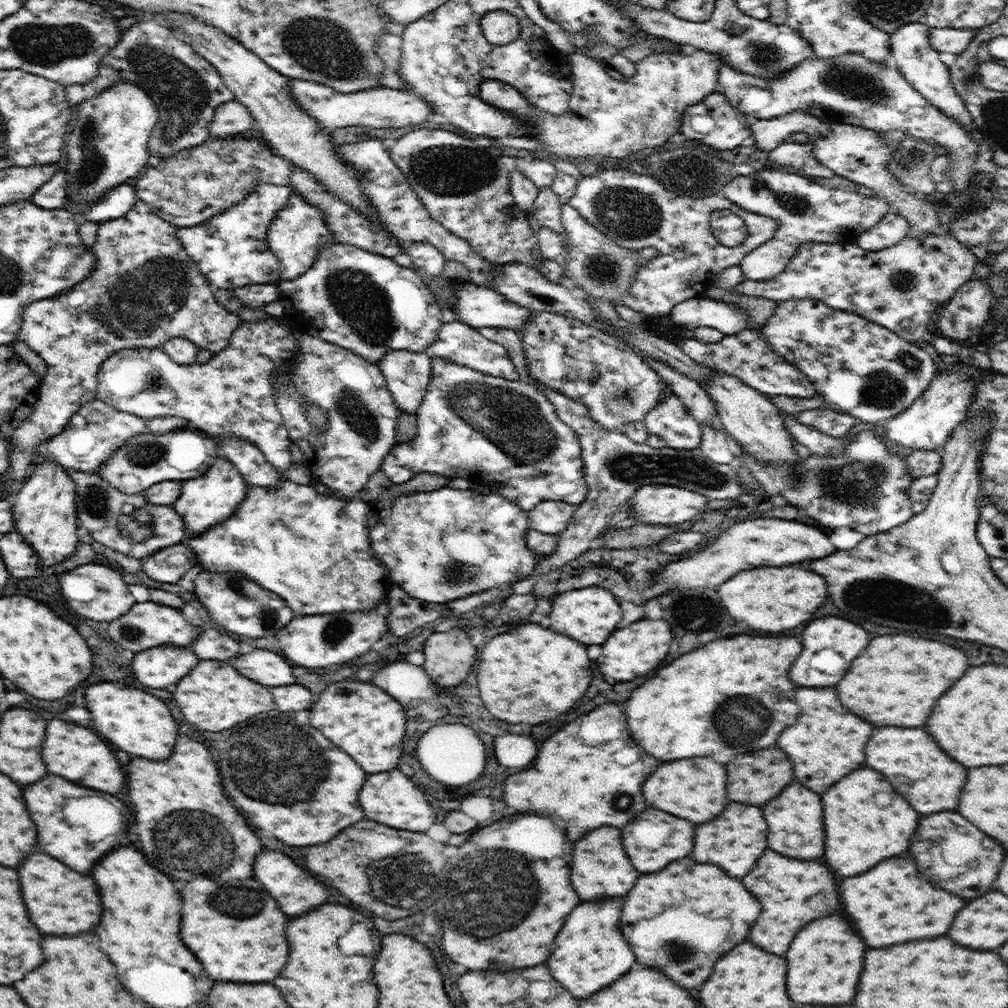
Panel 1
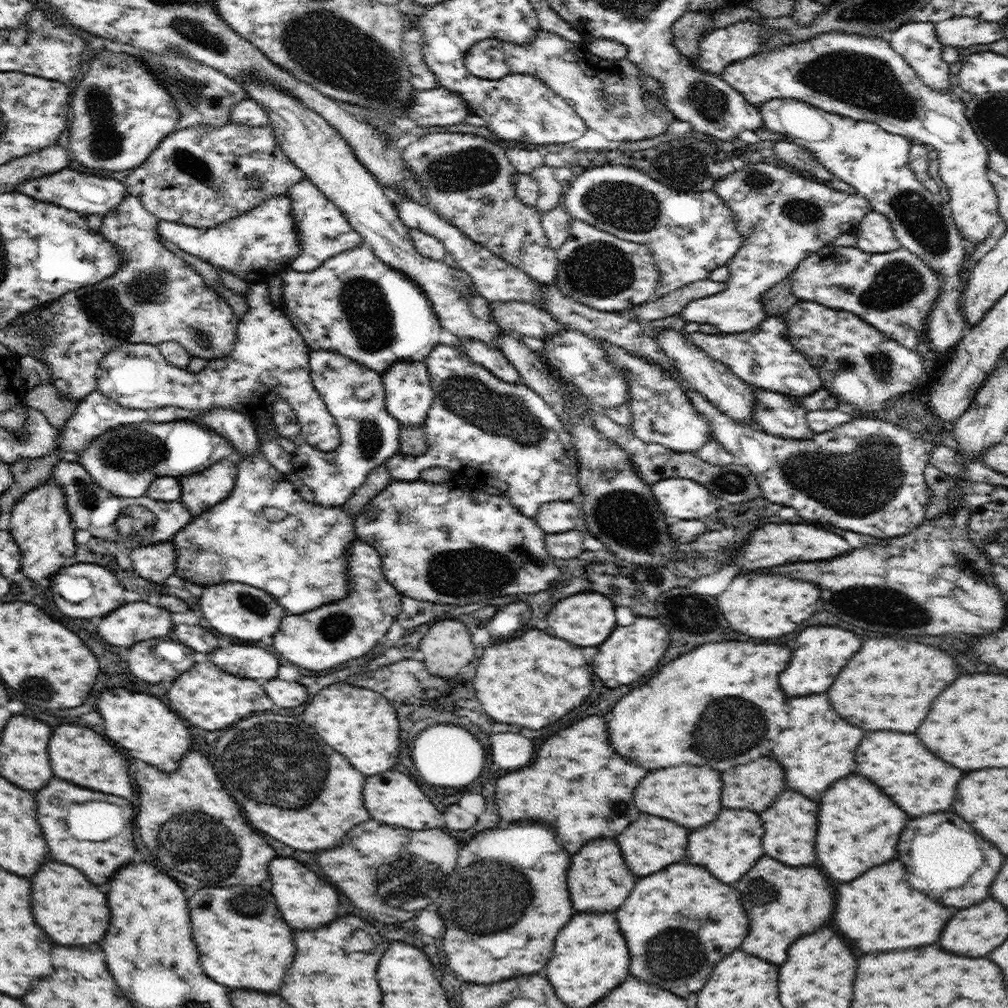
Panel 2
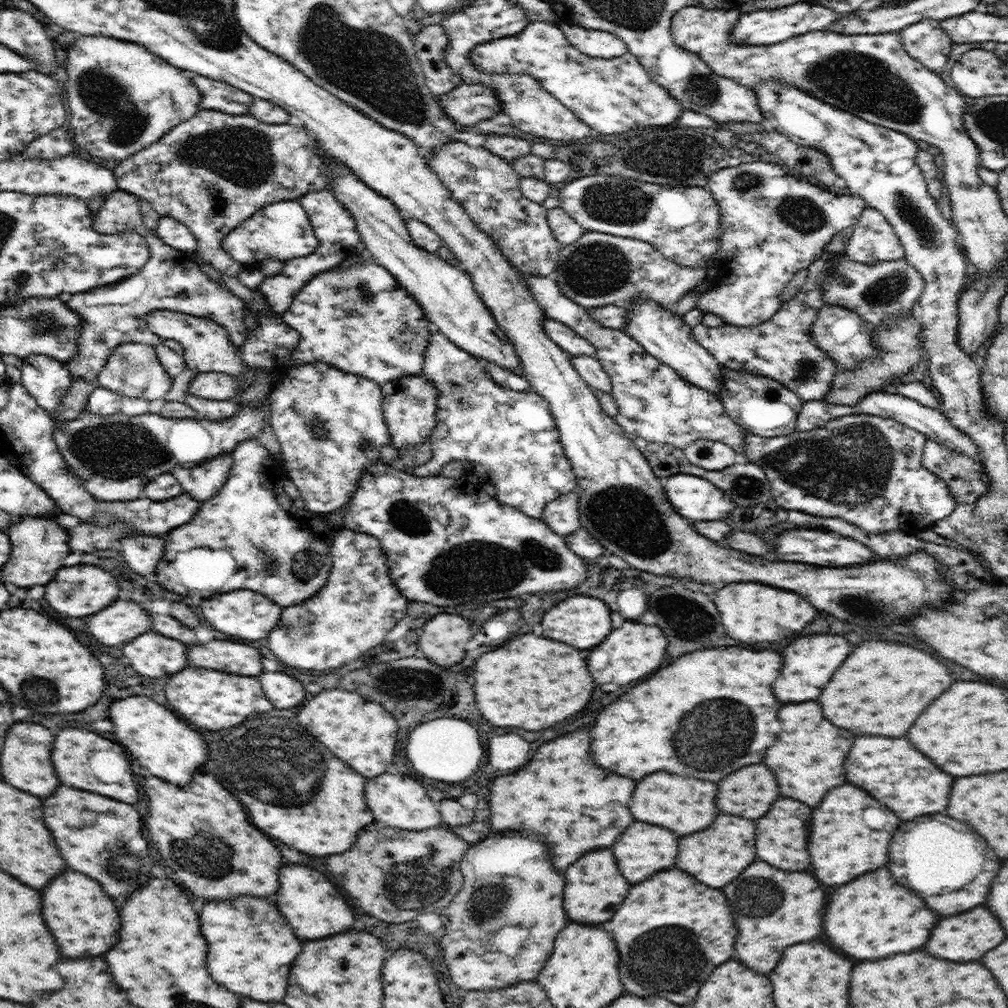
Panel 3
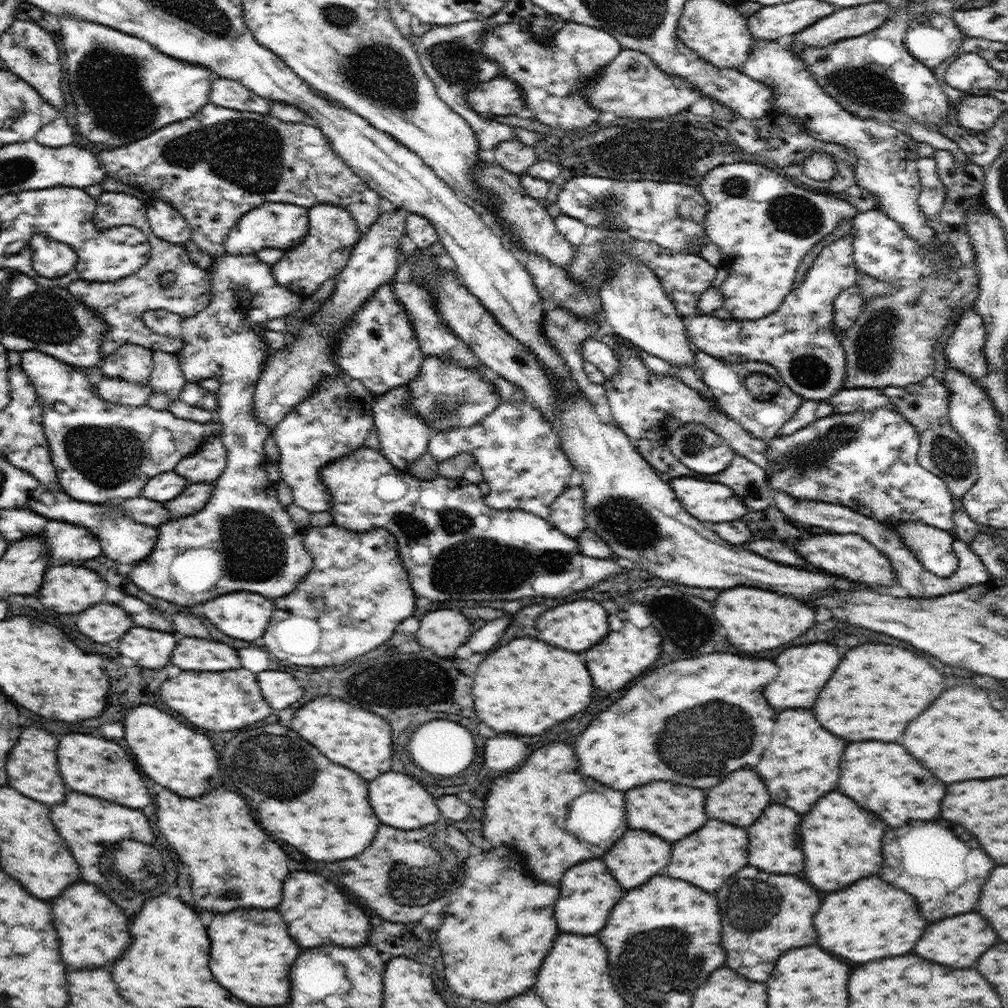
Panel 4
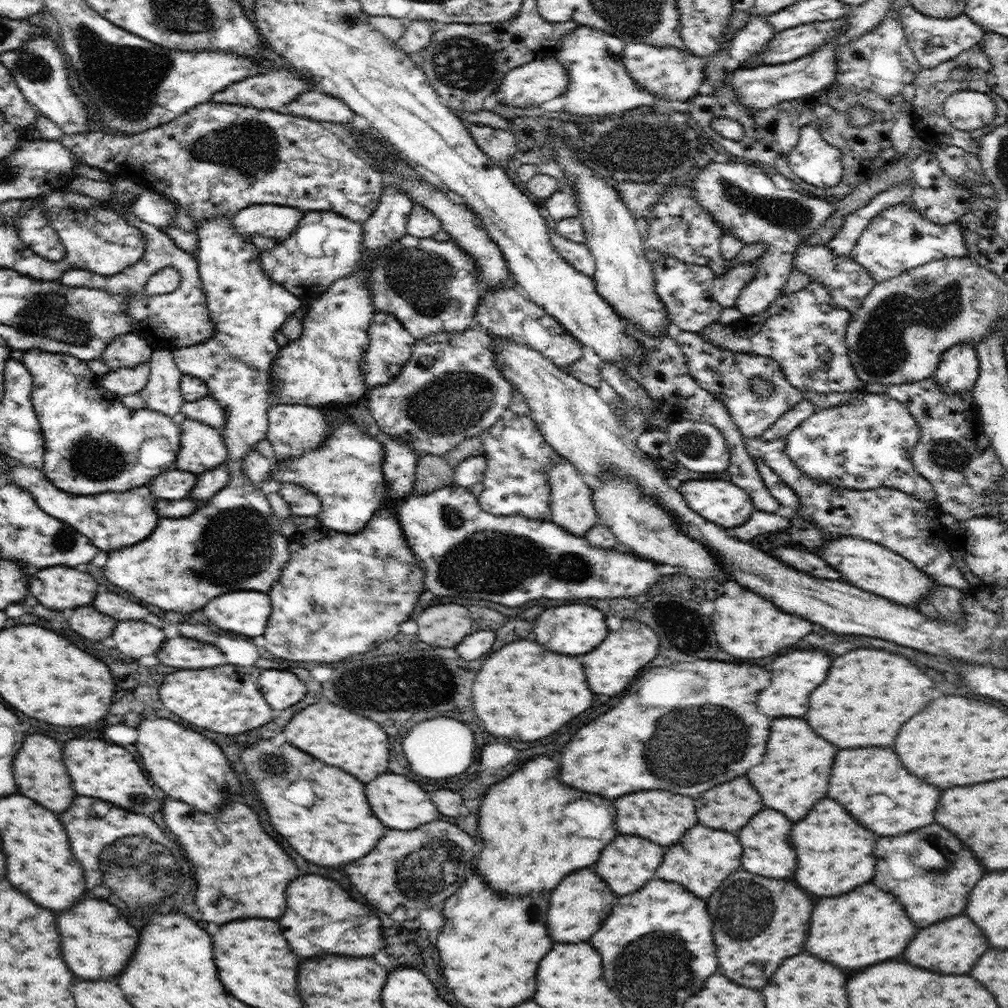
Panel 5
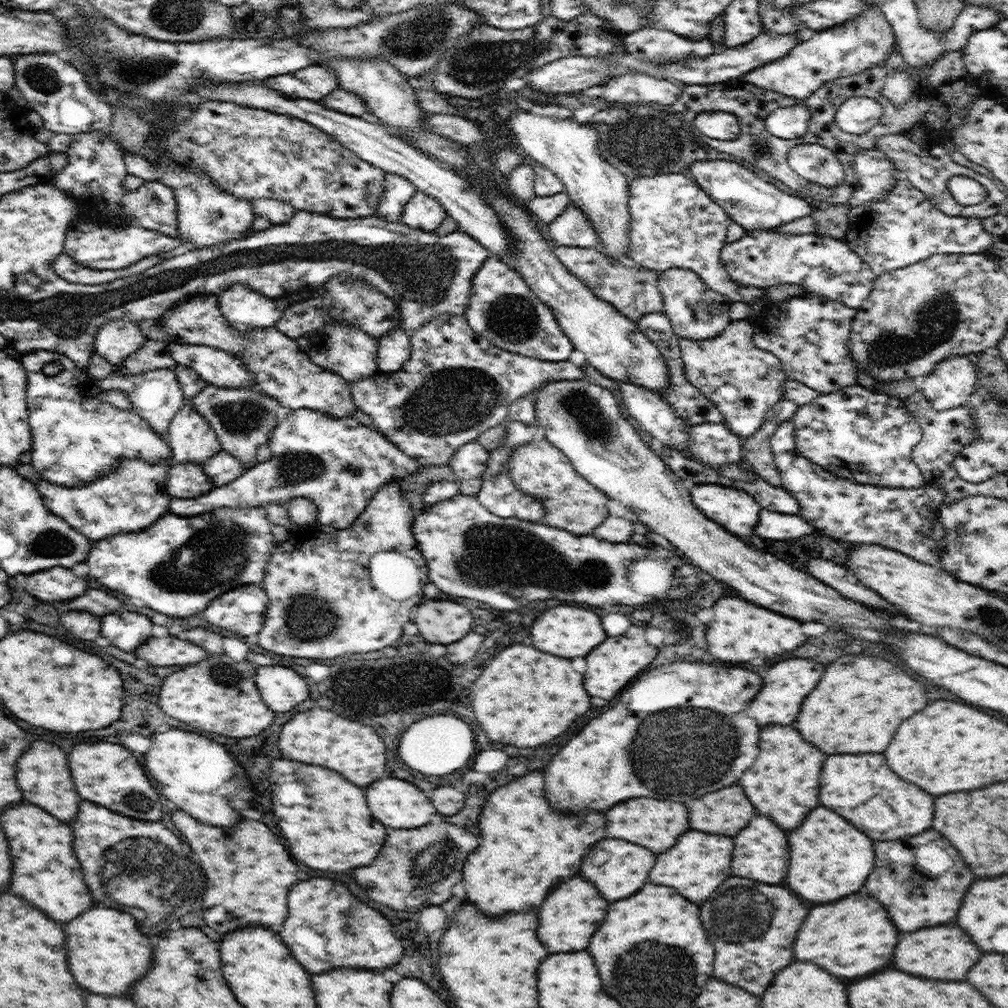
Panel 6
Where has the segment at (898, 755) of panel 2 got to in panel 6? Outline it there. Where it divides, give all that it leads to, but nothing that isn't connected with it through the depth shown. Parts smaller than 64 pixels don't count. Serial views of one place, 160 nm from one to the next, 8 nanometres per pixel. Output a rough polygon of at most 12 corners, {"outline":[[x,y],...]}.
{"outline":[[882,754],[828,756],[820,800],[872,840],[932,826]]}

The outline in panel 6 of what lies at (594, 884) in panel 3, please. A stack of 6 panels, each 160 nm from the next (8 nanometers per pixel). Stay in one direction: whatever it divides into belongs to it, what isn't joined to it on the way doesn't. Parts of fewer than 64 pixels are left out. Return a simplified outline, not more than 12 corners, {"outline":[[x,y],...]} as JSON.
{"outline":[[584,878],[540,906],[538,936],[552,954],[588,948],[608,900]]}

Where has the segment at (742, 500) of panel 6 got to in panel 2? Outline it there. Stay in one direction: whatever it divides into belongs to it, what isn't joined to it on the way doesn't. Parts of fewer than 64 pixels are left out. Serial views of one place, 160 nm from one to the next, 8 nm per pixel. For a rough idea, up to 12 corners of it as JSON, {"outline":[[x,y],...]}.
{"outline":[[691,478],[650,487],[666,517],[708,521],[717,496]]}

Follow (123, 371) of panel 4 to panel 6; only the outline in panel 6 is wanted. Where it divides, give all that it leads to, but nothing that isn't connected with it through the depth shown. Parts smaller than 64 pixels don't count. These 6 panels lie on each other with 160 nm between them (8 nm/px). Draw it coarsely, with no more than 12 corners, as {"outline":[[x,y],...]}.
{"outline":[[134,321],[99,328],[95,352],[113,365],[146,339]]}

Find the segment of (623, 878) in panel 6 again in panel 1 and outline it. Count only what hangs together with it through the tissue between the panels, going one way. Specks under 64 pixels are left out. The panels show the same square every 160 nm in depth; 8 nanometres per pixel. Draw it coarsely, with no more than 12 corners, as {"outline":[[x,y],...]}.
{"outline":[[646,808],[622,828],[638,872],[692,852],[696,824]]}

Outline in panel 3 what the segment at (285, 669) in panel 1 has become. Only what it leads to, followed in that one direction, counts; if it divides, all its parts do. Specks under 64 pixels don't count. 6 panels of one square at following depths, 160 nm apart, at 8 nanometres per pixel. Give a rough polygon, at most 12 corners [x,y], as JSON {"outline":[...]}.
{"outline":[[226,640],[188,646],[190,664],[242,676],[264,670],[256,648]]}

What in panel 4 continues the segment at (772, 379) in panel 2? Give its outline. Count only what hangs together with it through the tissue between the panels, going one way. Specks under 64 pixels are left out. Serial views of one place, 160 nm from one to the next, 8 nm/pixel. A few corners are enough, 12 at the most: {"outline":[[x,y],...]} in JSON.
{"outline":[[853,225],[778,311],[683,318],[697,350],[764,362],[802,401],[845,388],[834,299],[857,284]]}

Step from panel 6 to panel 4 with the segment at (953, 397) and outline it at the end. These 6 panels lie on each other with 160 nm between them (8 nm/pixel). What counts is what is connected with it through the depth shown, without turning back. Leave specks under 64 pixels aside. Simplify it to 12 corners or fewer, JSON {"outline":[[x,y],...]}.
{"outline":[[962,314],[944,349],[946,367],[984,384],[987,328]]}

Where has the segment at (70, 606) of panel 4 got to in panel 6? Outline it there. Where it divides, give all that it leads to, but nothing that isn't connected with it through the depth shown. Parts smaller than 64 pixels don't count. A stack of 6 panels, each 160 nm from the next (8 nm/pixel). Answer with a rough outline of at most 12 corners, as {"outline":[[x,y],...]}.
{"outline":[[68,568],[28,576],[26,592],[40,600],[82,596],[88,584]]}

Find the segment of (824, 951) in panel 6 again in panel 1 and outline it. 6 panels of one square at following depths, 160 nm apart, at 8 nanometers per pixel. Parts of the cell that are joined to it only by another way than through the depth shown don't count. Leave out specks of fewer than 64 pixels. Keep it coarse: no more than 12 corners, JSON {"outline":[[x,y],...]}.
{"outline":[[908,852],[844,878],[870,948],[942,936],[966,904]]}

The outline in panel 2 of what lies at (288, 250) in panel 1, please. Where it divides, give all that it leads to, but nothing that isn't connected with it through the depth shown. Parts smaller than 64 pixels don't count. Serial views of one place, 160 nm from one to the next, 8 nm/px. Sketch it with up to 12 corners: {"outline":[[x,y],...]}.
{"outline":[[308,178],[287,196],[300,237],[296,272],[364,245]]}

